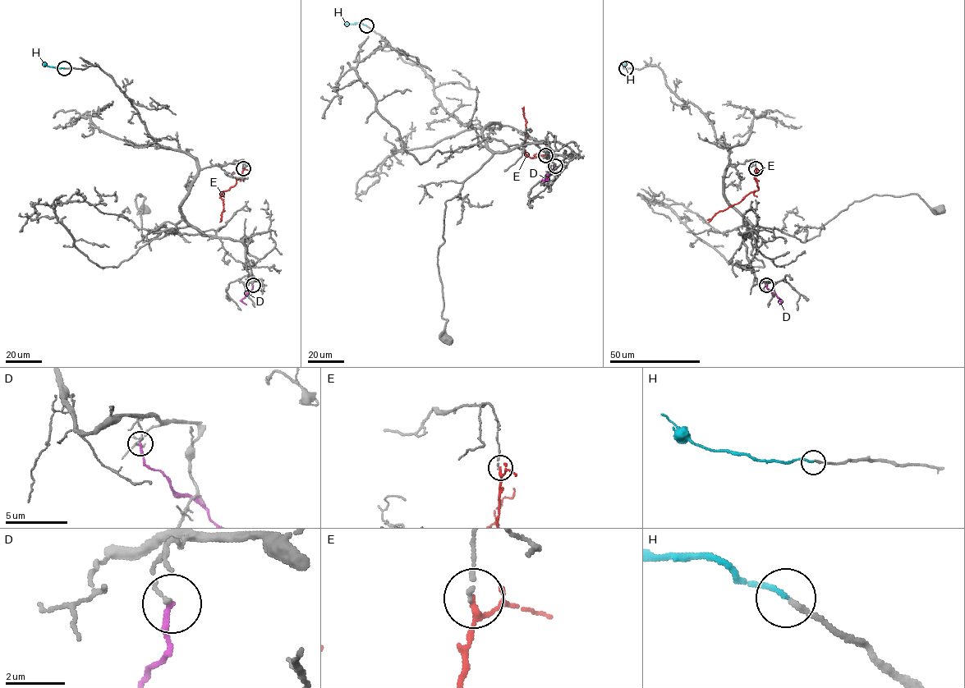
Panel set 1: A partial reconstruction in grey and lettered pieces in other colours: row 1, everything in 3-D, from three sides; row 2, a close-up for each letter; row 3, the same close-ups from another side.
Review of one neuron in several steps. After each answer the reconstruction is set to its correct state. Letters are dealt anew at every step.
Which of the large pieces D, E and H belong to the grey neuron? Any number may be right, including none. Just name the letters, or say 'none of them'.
H

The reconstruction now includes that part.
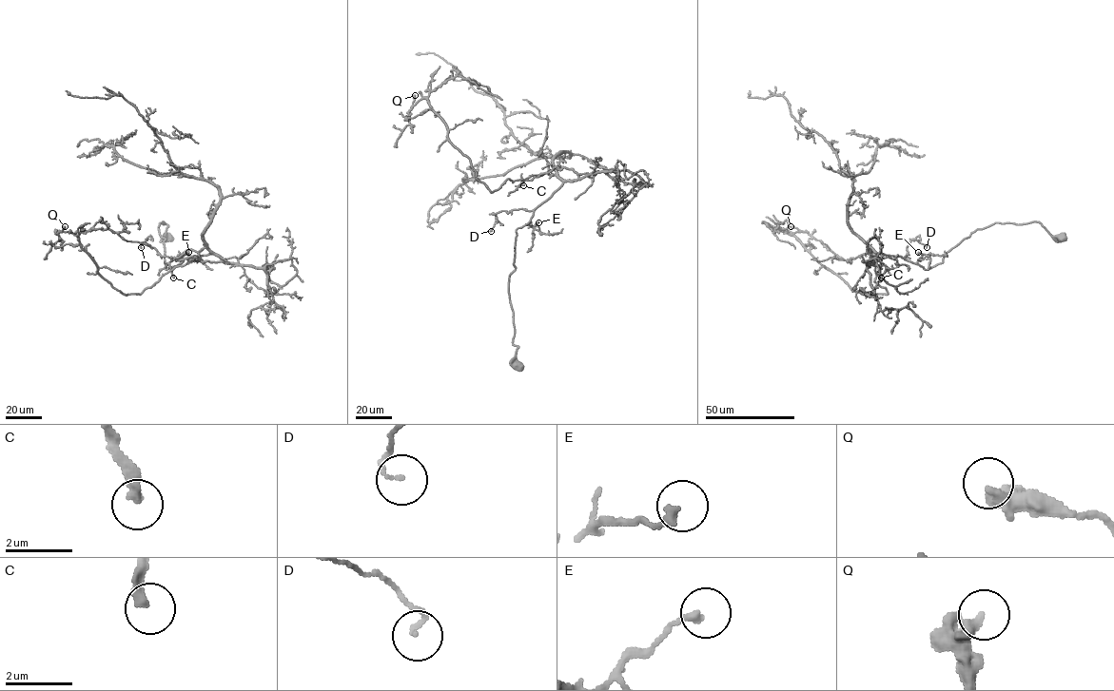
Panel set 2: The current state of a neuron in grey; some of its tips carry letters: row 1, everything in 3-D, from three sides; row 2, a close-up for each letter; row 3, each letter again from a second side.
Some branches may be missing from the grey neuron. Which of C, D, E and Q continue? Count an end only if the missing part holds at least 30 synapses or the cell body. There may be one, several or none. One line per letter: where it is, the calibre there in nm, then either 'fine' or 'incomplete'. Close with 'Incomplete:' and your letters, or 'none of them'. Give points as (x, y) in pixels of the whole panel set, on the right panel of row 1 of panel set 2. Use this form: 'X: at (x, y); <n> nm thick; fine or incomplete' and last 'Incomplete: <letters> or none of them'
C: at (881, 278); 280 nm thick; incomplete
D: at (927, 247); 100 nm thick; fine
E: at (918, 252); 240 nm thick; fine
Q: at (791, 226); 320 nm thick; fine
Incomplete: C

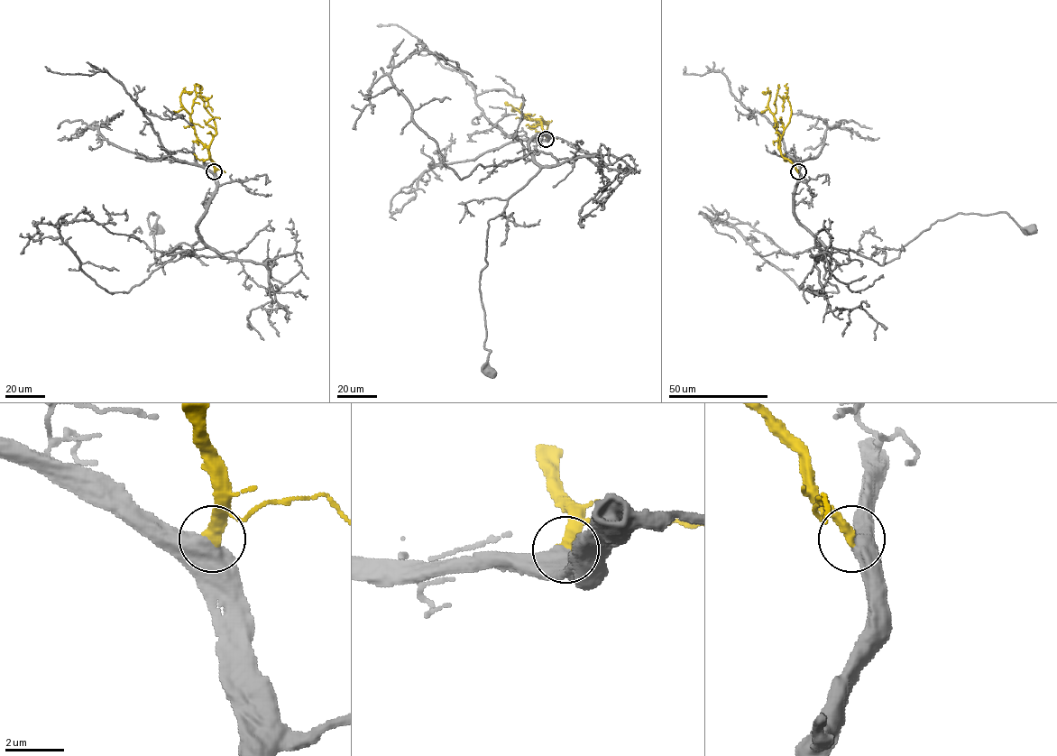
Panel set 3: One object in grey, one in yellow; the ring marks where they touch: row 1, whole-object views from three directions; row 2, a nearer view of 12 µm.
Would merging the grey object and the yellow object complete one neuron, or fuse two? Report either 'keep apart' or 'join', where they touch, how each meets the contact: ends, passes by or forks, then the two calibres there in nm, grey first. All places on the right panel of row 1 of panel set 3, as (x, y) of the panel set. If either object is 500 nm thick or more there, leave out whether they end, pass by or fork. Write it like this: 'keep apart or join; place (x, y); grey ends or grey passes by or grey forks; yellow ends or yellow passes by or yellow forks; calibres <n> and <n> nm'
join; place (798, 171); calibres 700 and 400 nm

